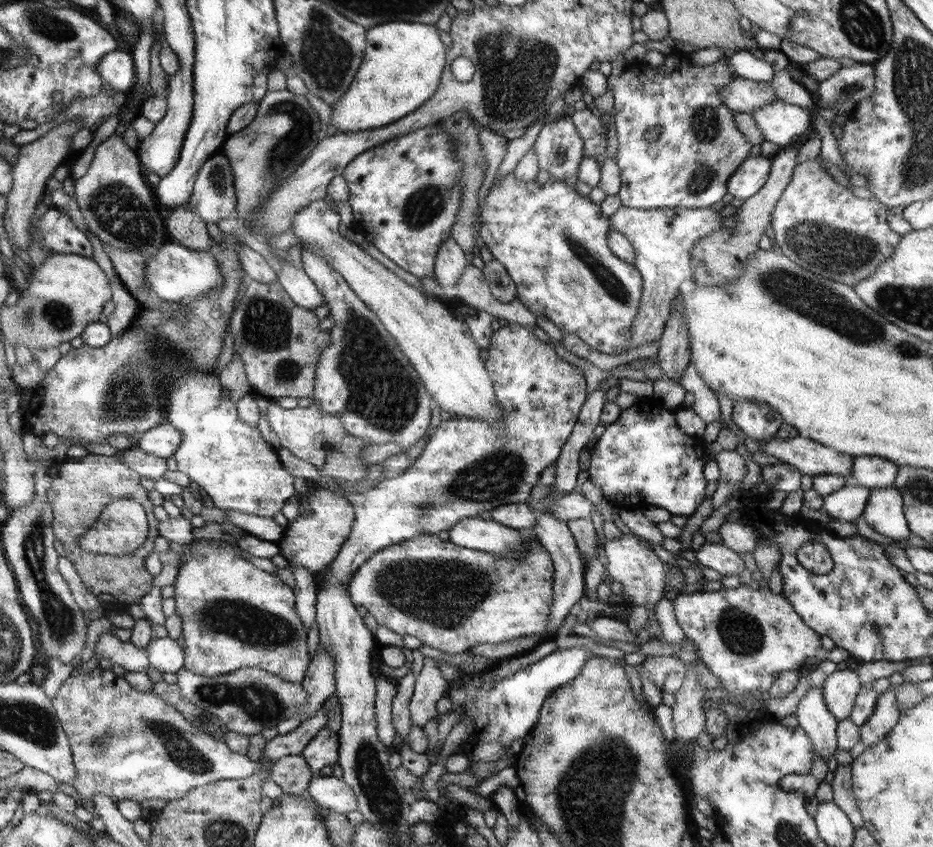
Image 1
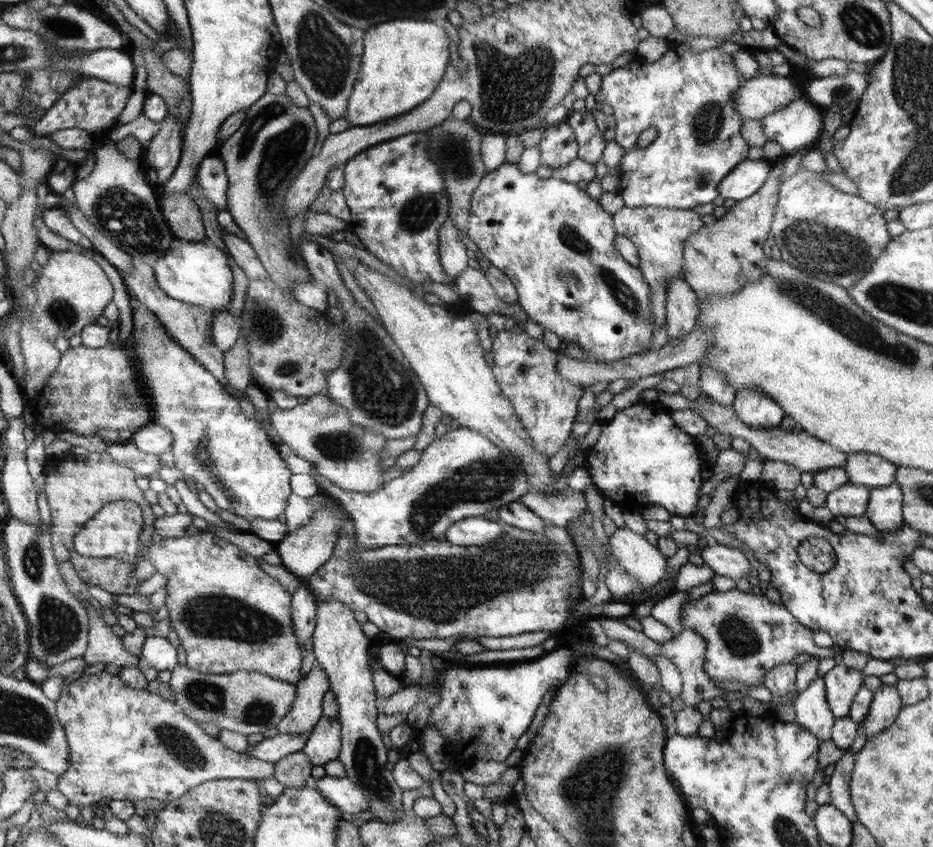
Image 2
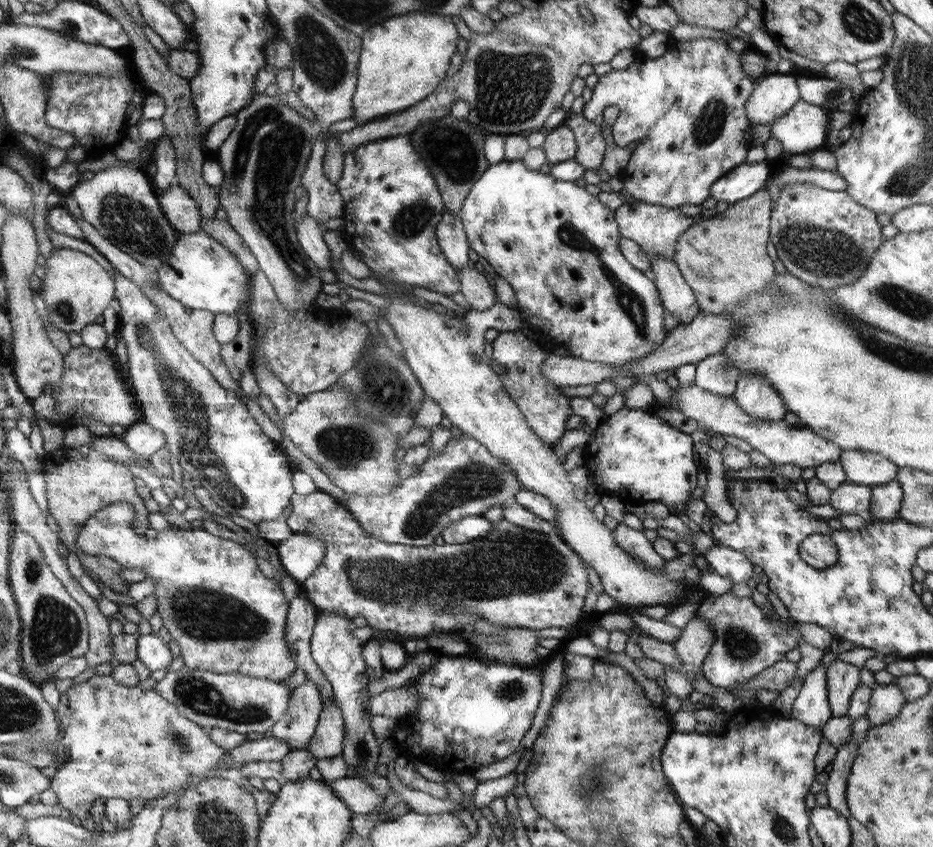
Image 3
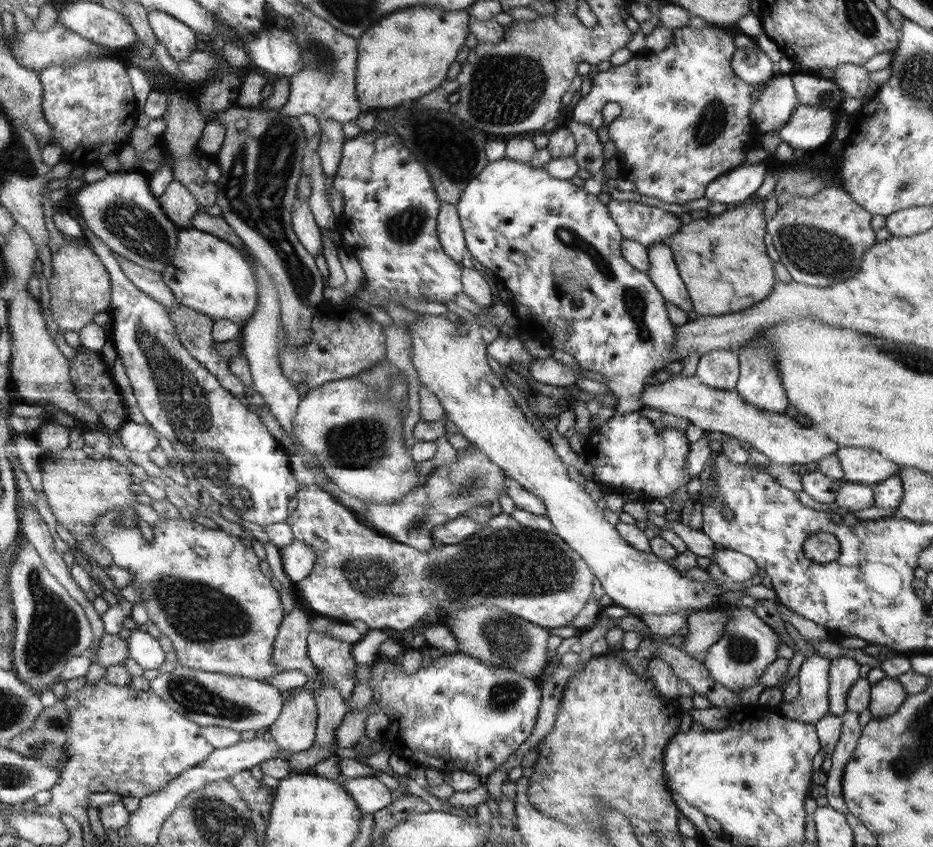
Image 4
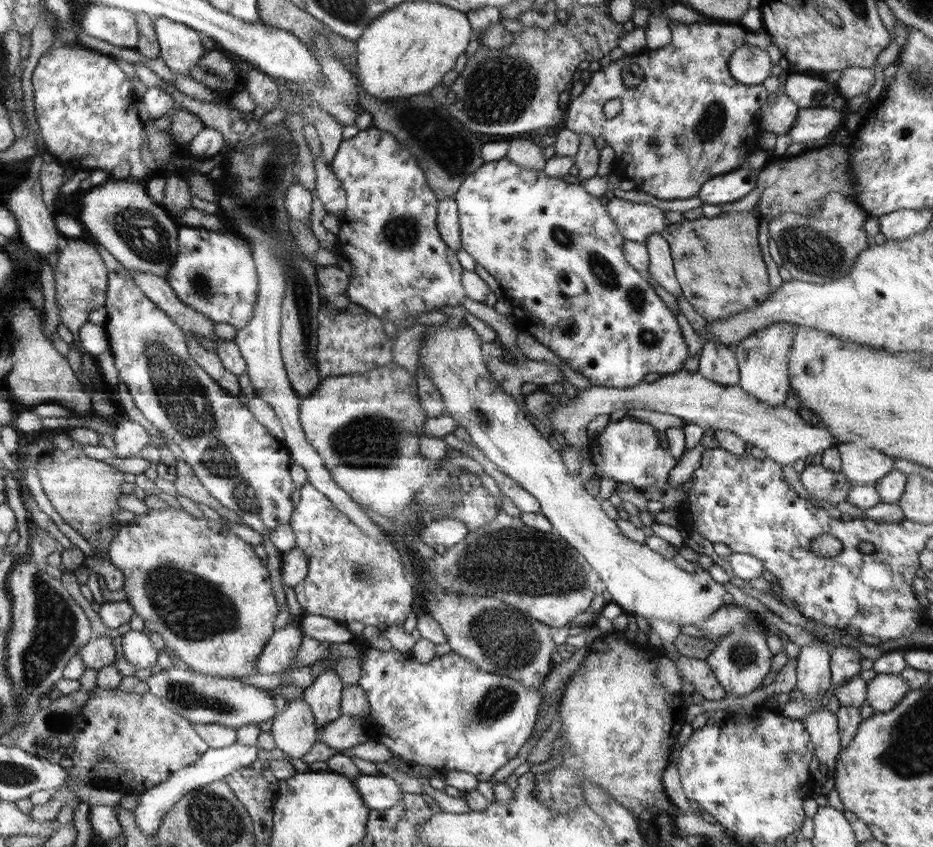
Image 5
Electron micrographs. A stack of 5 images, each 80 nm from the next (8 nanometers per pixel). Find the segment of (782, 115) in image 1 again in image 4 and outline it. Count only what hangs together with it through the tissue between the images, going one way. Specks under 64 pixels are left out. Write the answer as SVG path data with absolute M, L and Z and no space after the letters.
M799 104L777 133L795 151L816 152L832 139L838 120L833 108Z

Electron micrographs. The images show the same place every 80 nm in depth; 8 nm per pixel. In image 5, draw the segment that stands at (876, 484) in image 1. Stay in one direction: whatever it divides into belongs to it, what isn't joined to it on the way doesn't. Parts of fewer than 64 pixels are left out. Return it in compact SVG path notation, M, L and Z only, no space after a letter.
M839 443L836 447L841 456L841 471L853 485L875 485L895 469L891 456L872 447L848 443Z

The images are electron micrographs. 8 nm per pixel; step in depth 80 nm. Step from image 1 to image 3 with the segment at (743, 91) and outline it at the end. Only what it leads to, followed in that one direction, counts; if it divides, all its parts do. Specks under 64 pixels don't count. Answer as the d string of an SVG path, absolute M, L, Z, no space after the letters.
M772 72L755 81L755 89L746 101L745 109L751 123L771 126L798 101L797 79L791 74Z

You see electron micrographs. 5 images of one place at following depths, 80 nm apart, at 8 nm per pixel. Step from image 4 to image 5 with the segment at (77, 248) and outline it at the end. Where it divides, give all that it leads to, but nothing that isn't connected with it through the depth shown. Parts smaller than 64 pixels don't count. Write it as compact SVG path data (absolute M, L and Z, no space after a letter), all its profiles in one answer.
M64 239L57 255L58 261L54 276L59 322L63 322L76 336L77 330L80 330L85 322L88 322L90 312L94 308L106 306L110 271L104 266L104 261L95 246L80 239Z

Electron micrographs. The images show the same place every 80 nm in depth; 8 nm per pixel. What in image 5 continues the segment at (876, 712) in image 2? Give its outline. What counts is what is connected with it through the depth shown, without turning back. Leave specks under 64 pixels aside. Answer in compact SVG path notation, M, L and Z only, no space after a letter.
M878 674L866 686L866 702L874 712L890 712L910 690L899 674Z

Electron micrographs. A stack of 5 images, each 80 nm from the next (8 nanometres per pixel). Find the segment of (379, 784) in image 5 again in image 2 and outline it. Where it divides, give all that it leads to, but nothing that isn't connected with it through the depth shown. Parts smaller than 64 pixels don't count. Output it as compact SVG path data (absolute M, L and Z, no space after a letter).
M324 776L315 781L315 788L330 802L335 803L343 811L345 818L360 814L368 808L367 793L356 782L346 777L340 779Z

